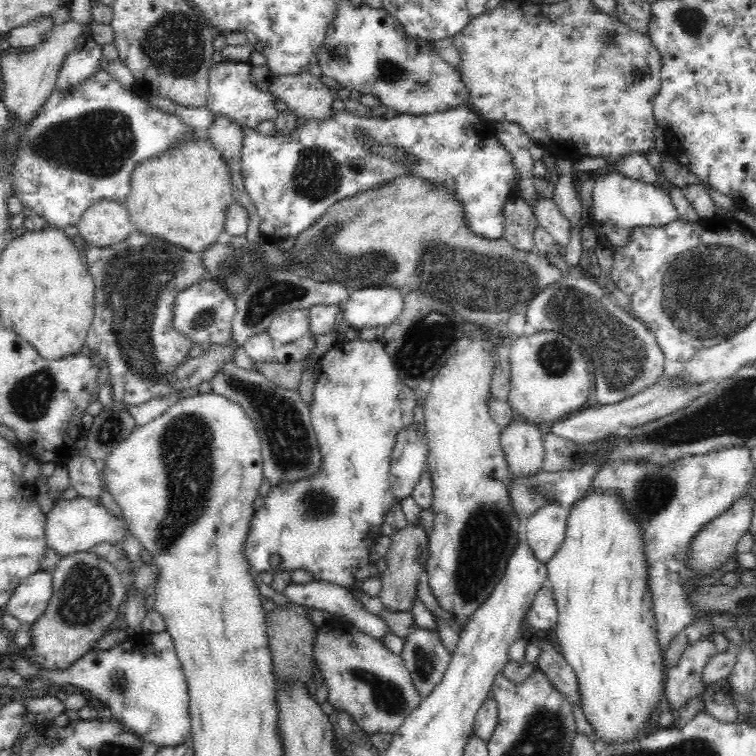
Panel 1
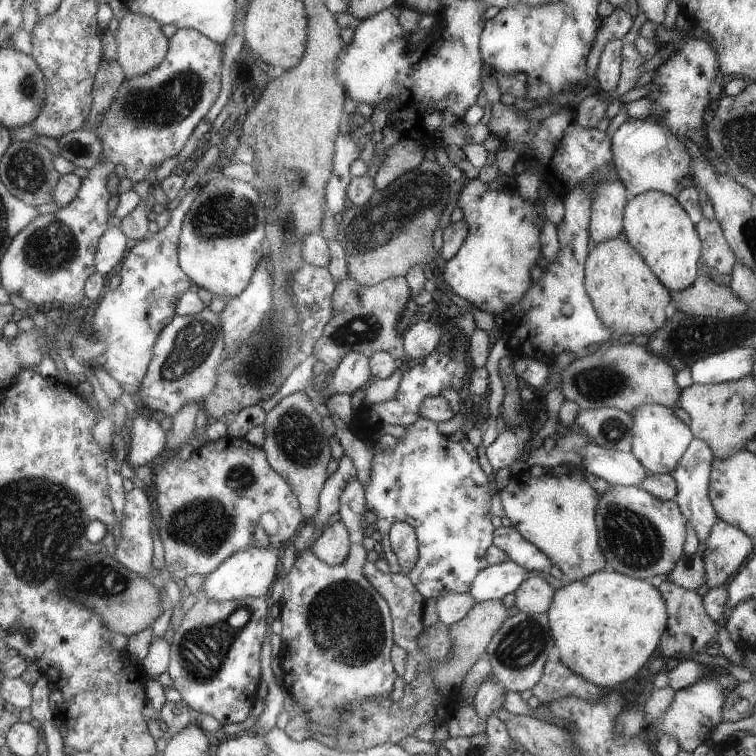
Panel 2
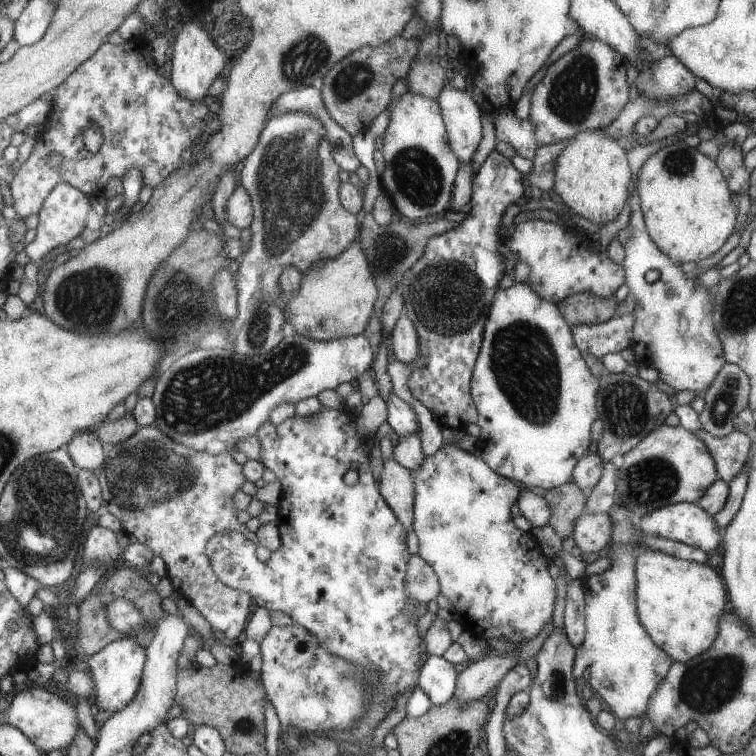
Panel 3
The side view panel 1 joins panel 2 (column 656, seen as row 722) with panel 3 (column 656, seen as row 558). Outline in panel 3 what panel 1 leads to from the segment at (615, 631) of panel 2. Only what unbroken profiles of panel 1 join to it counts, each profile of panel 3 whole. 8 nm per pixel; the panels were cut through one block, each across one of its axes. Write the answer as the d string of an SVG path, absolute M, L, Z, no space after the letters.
M649 549L635 556L636 611L652 641L673 661L685 662L707 650L716 637L725 590L709 564L689 562Z

